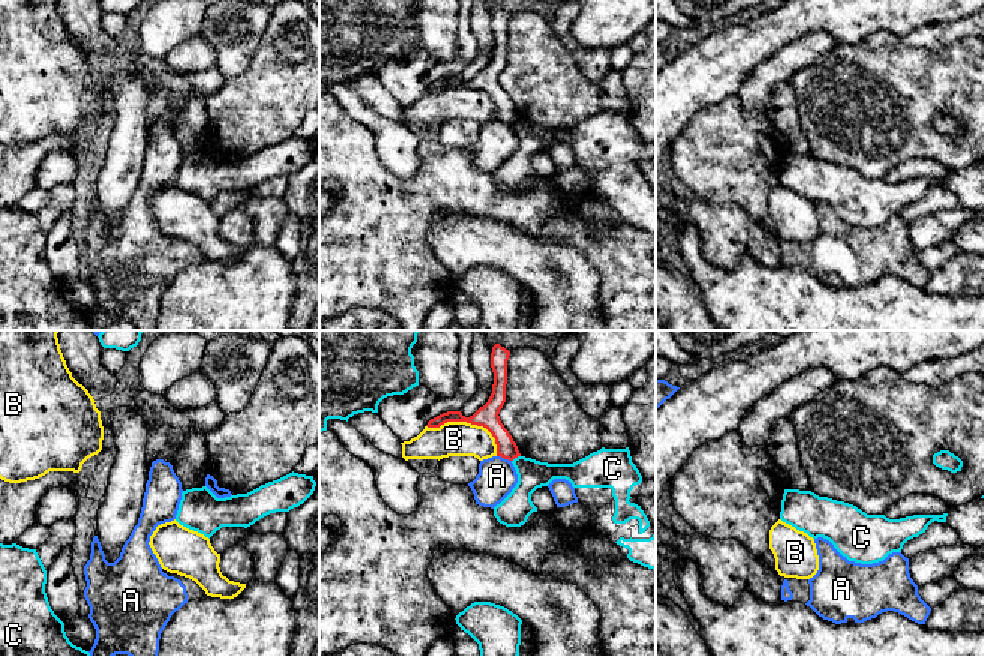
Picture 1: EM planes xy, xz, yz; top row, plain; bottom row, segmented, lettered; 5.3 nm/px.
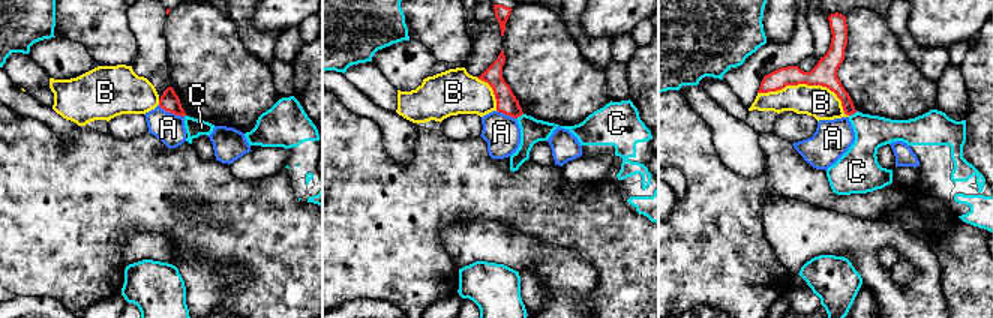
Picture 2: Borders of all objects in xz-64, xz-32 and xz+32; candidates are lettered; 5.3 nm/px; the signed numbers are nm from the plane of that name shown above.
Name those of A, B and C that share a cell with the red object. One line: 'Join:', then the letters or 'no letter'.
Join: no letter

